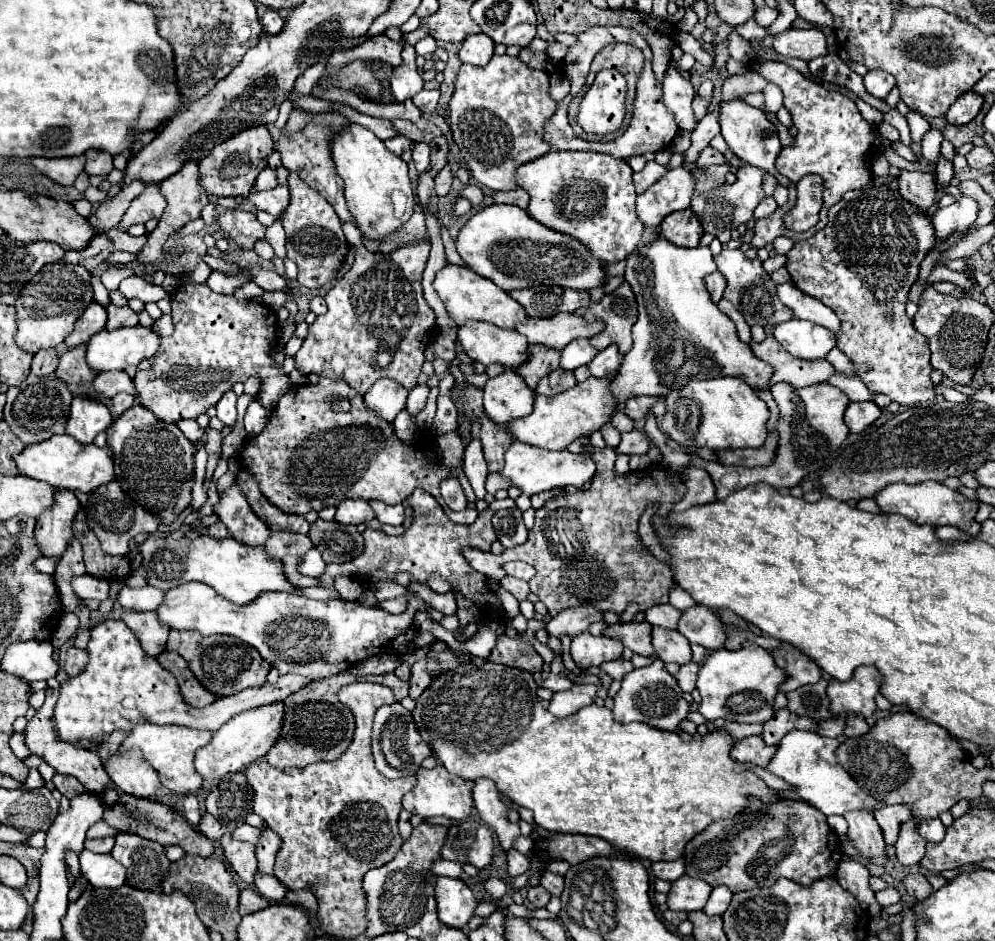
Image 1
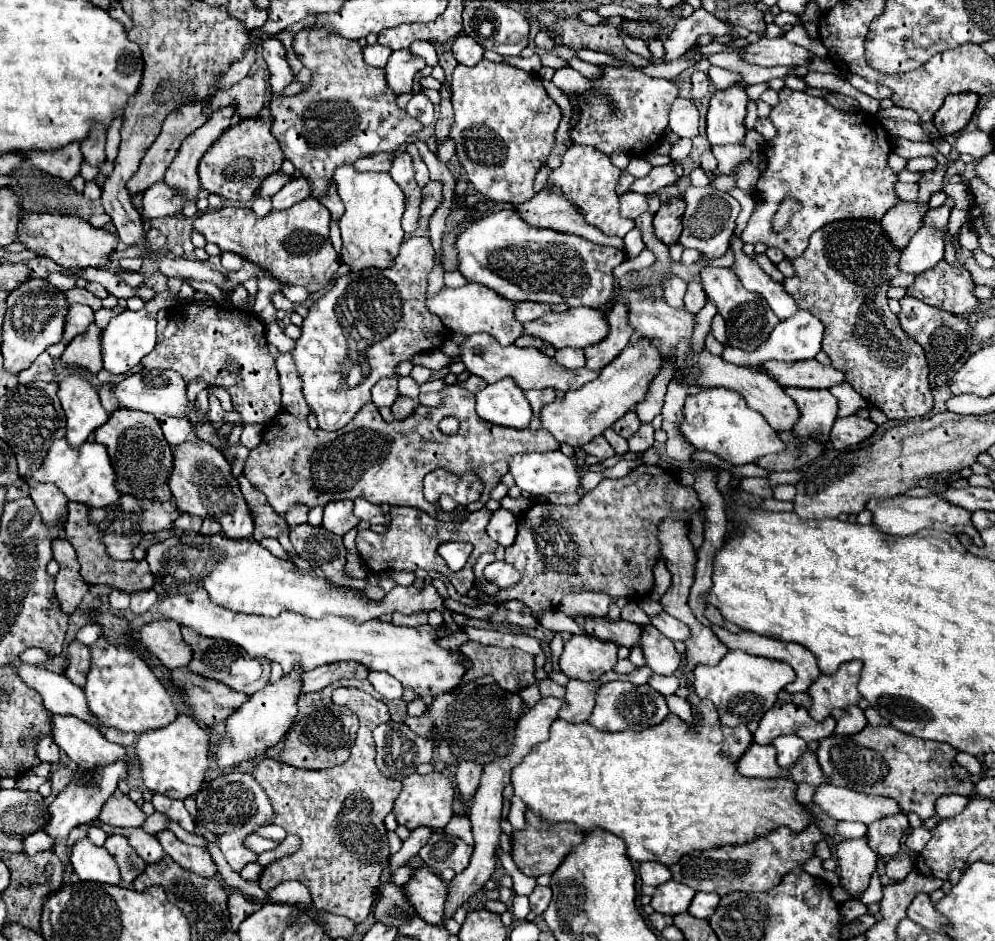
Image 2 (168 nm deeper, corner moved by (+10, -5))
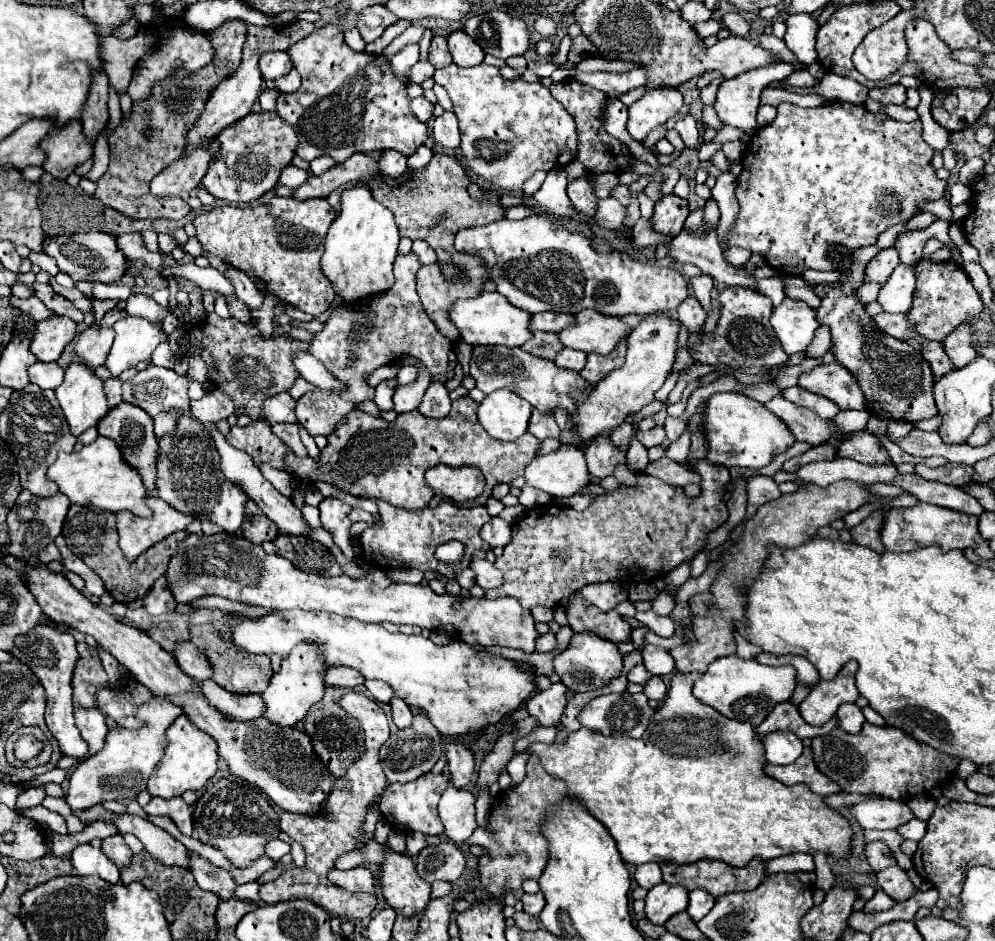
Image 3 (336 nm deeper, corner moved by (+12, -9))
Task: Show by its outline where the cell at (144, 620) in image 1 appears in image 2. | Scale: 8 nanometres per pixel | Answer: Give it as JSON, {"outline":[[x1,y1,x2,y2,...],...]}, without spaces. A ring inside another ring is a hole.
{"outline":[[154,620,140,630,140,642,154,656,162,662,168,670,176,670,188,666,192,660,192,648,184,644,180,634,180,624,174,620]]}

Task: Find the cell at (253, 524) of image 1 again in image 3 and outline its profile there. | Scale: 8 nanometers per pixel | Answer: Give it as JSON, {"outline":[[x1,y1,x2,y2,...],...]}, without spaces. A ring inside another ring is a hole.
{"outline":[[182,420,176,422,178,430,174,436,160,438,160,452,158,452,158,474,156,474,156,488,158,496,174,506,178,512,188,514,198,520,210,520,218,524,228,534,240,534,244,528,246,518,246,502,248,496,234,484,222,476,218,468,218,450,206,428,196,420]]}

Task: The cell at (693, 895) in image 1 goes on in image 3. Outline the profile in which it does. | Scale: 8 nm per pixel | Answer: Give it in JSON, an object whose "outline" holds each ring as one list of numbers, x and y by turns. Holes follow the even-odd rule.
{"outline":[[658,884,646,896,646,916,654,924,664,924,674,914,686,910,688,890,672,884]]}

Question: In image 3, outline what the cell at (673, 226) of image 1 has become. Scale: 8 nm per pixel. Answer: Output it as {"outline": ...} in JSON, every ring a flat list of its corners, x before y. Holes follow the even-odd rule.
{"outline":[[670,194,662,196,656,206,654,206,654,216,652,216,652,228,658,234,664,236,678,236,684,228,684,220,688,216,688,202]]}

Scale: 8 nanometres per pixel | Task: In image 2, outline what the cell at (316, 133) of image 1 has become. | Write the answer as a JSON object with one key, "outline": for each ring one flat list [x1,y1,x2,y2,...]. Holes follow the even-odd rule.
{"outline":[[308,24,294,36,294,54,312,72,312,84,294,96,272,96,272,134,280,142,286,160,310,180,312,196,328,188,332,172,338,166,382,150,394,152,424,128,406,110,398,108,396,94,388,88,384,70,364,62,356,40,344,40,344,36,332,36,324,28]]}

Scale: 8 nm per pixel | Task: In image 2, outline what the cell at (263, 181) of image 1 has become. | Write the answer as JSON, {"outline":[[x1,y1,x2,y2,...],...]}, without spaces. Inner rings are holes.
{"outline":[[276,172,276,174,272,174,272,176,268,176,264,182,262,182,262,186,260,186,260,190,258,190,258,194,264,198,264,196,274,196,284,184,288,184,290,180,294,178,294,174,284,174,284,172]]}

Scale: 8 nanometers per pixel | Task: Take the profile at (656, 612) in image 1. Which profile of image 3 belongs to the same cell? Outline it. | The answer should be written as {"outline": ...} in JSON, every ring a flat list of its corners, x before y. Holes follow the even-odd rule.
{"outline":[[662,592,656,600,652,600,652,612,660,614,660,616,670,616,674,606,676,606,674,598,670,594,666,594,666,592]]}

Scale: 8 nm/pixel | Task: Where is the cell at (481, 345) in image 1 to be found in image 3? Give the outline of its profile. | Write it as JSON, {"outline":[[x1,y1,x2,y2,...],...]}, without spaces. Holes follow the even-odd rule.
{"outline":[[474,346,470,360,470,376,476,380,476,388,480,388,484,394,490,394,498,388,510,388,542,412,552,410,556,406,562,406,572,412,576,404,586,400,592,391,592,386,578,372,562,370,550,360,532,356,522,348,506,346]]}

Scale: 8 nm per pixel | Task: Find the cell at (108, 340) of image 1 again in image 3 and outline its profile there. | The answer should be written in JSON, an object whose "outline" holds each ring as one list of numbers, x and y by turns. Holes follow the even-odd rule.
{"outline":[[126,316,112,328,116,332,116,338,104,364,110,370,112,378,118,378,122,370,136,366,138,362,148,360,154,348,166,340,166,334,160,326,156,328,148,320,136,316]]}

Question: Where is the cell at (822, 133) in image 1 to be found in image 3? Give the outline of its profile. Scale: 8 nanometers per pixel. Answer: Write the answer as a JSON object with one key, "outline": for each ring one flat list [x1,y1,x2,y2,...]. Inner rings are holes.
{"outline":[[784,102,778,106,778,114,770,126,764,126,752,136,750,140,750,152,744,154,742,158,742,174,738,176,738,202,740,202,740,216,738,216,738,228,734,230,734,240,730,240,730,246,740,246,748,248,752,252,758,252,766,258,768,266,772,266,778,274,784,276,802,276,804,270,814,268,814,270,834,270,834,264,828,260,828,252,834,244,842,244,846,248,860,248,860,246,870,246,876,244,878,234,888,230,890,226,912,218,918,212,918,204,926,200,936,200,944,196,946,182,938,180,930,160,934,156,934,150,922,140,922,126,920,120,916,122,896,122,888,116,876,116,870,114,864,106,856,104,844,104,844,102,828,102,818,108,800,108,796,104]]}

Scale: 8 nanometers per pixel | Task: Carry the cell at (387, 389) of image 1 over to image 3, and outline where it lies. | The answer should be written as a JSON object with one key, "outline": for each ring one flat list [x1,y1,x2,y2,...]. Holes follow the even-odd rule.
{"outline":[[396,378,384,380,384,382,380,382,380,384,376,386,374,402,376,402,376,406,378,406,380,410,392,410,392,408,394,408,394,404,392,404,392,394,394,394,396,386,398,386]]}

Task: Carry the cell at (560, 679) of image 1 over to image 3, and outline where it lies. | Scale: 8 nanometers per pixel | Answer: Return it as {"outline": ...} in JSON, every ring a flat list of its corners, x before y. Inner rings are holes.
{"outline":[[552,684,548,690,538,690,526,704,528,712,538,718,540,726,556,726,566,706,566,686]]}

